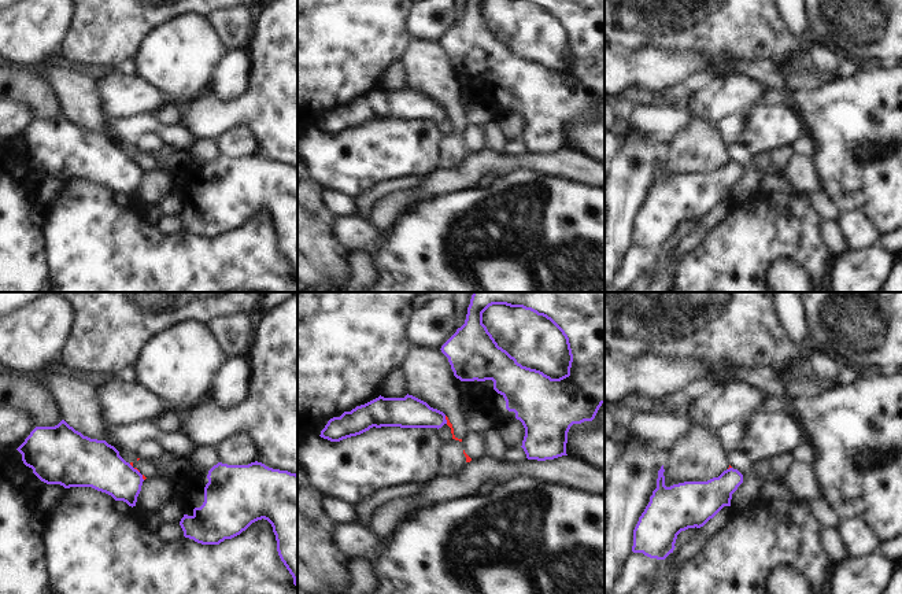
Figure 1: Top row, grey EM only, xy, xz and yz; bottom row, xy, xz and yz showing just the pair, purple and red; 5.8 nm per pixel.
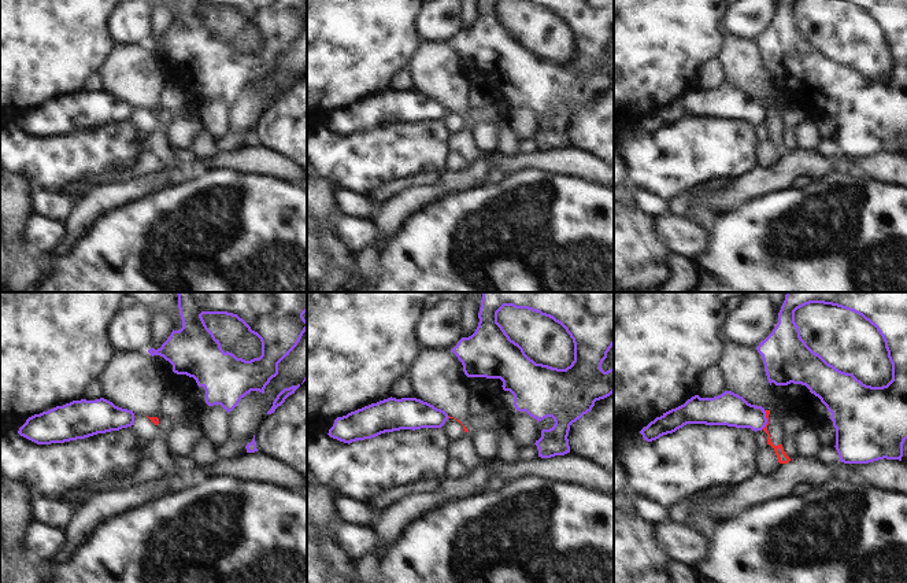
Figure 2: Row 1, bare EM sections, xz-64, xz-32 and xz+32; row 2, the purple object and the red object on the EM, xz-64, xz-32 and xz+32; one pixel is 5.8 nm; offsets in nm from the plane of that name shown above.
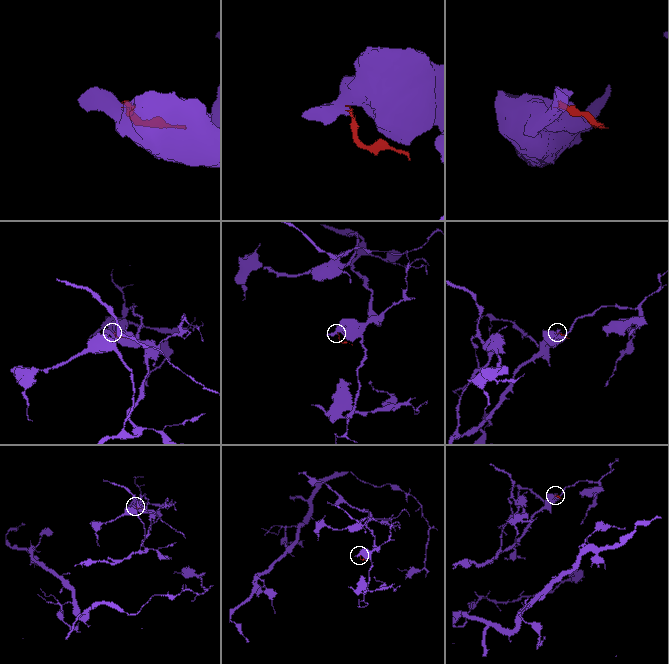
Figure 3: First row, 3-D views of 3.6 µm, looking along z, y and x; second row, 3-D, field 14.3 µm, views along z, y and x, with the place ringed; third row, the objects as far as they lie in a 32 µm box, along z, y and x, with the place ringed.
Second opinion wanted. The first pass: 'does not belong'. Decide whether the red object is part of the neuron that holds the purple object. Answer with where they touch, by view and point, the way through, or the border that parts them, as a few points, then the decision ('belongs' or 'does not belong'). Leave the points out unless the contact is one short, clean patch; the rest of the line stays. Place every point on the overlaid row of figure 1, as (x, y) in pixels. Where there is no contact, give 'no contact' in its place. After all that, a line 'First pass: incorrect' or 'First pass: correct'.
meets purple in xy at (133, 468); border along xy (129, 464), (139, 472); does not belong
First pass: correct

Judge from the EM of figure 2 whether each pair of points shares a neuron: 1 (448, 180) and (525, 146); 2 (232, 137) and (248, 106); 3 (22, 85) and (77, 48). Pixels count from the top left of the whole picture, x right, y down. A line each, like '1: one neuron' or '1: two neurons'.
1: two neurons
2: one neuron
3: one neuron

